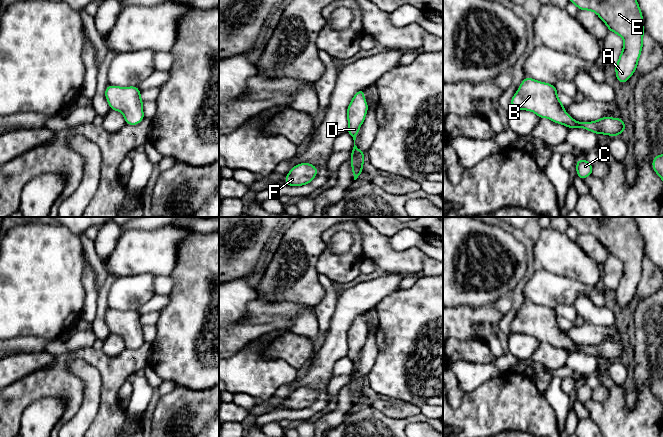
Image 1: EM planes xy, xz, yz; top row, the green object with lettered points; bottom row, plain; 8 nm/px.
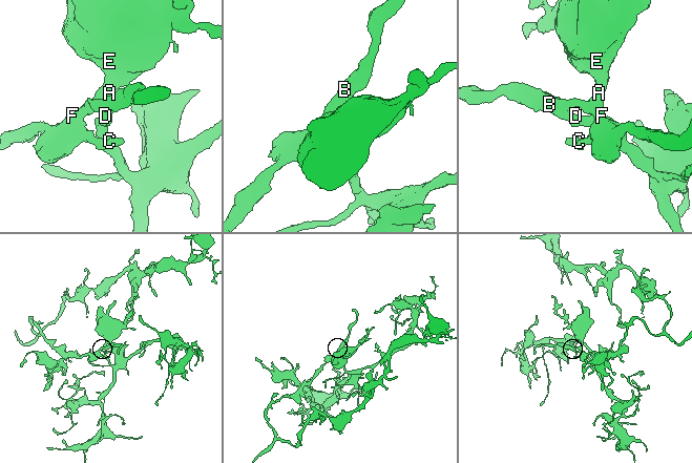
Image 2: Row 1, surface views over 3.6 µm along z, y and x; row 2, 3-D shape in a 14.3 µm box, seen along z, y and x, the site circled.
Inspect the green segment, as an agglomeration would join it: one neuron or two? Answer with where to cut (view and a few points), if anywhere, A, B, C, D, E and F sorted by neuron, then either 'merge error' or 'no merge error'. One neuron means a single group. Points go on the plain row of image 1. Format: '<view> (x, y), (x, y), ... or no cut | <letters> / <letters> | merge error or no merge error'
no cut | A B C D E F | no merge error

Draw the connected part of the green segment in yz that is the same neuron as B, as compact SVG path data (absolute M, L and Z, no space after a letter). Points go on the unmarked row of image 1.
M525 301L511 323L511 331L534 336L568 352L584 352L599 358L618 360L626 349L621 342L603 341L592 346L577 346L565 336L554 309Z

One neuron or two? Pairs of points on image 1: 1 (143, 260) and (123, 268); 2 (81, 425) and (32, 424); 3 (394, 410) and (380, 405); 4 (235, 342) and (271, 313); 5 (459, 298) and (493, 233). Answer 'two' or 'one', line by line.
1: one
2: two
3: one
4: one
5: one

